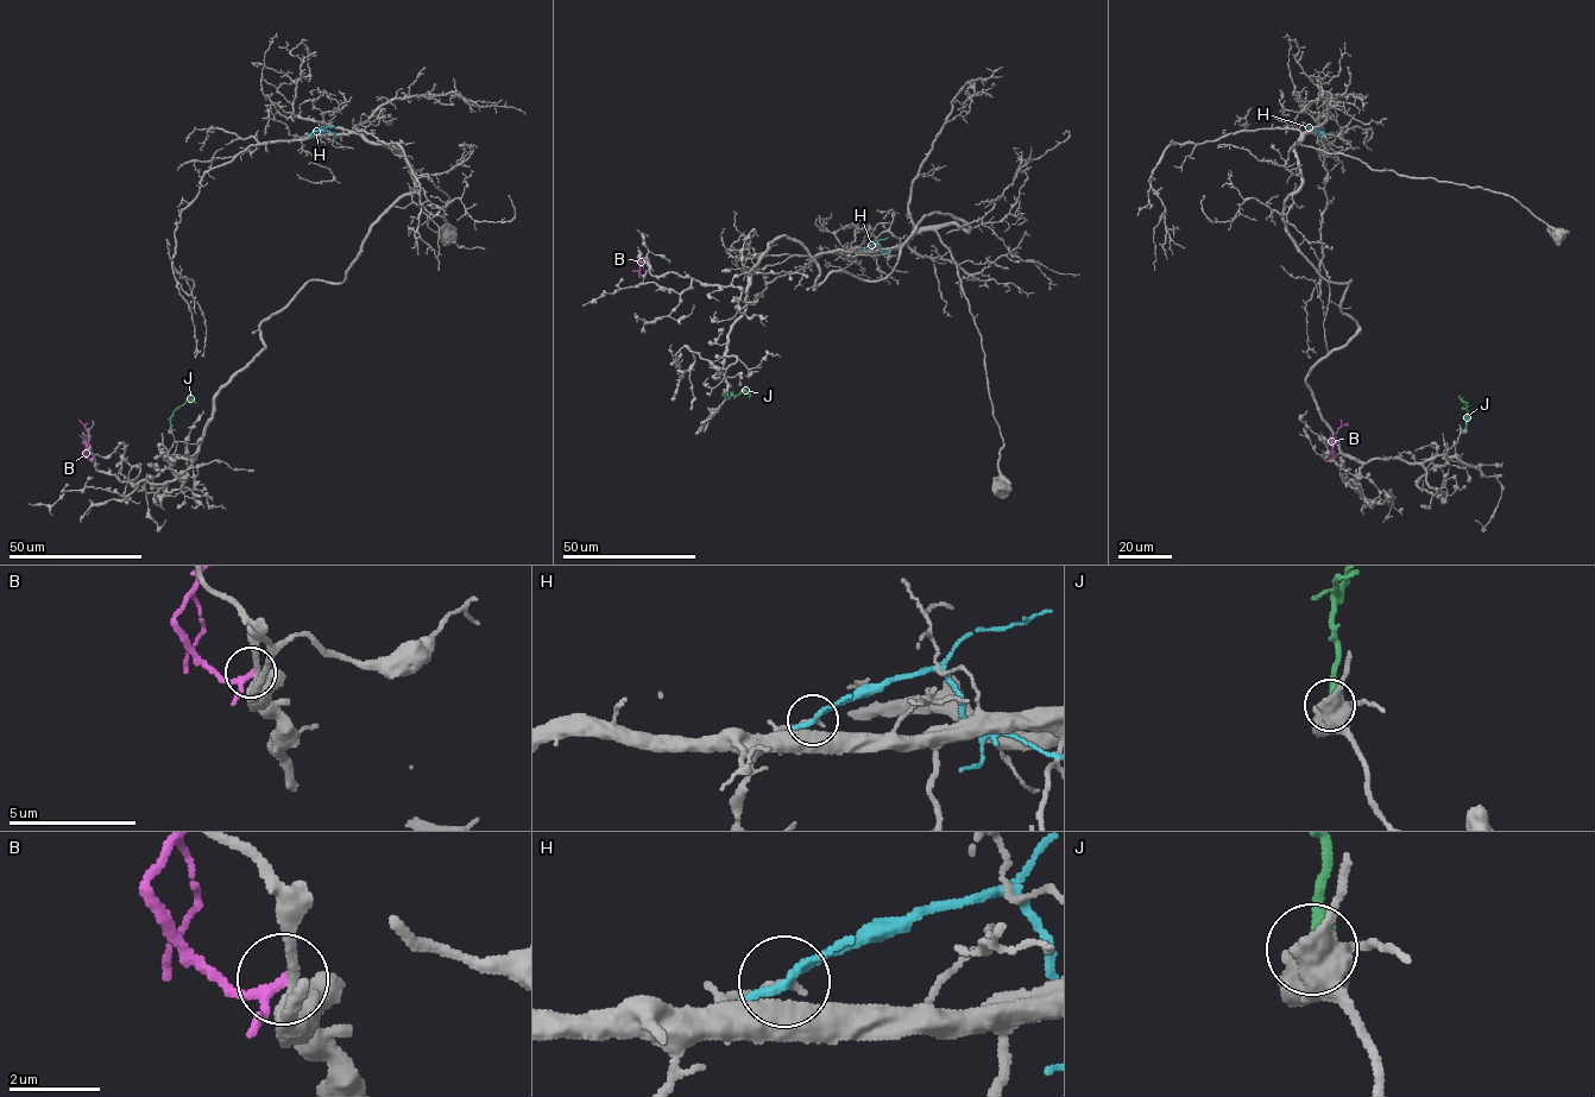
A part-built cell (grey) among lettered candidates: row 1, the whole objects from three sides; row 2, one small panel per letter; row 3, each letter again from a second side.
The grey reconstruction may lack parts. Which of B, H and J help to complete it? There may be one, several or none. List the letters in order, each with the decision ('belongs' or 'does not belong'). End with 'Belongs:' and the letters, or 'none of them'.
B: does not belong
H: does not belong
J: does not belong
Belongs: none of them

